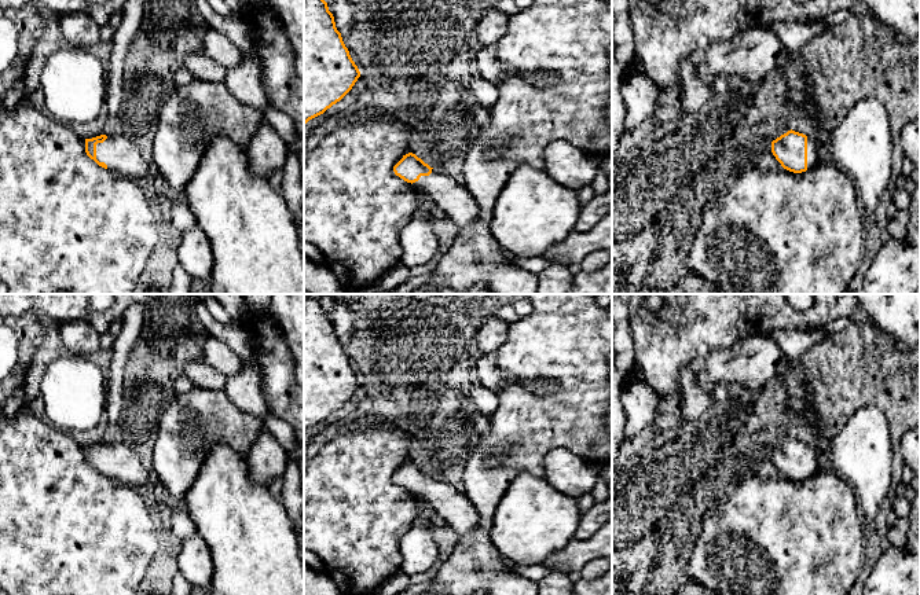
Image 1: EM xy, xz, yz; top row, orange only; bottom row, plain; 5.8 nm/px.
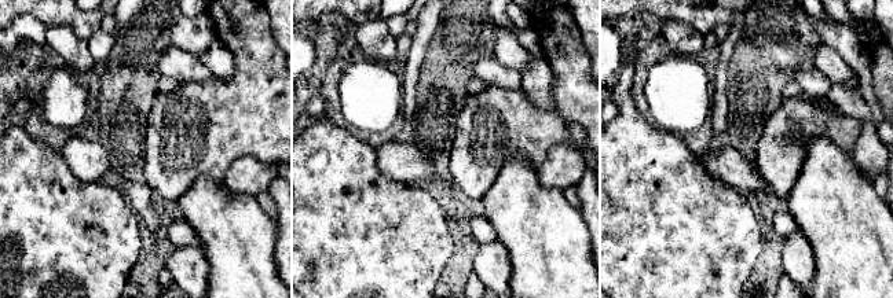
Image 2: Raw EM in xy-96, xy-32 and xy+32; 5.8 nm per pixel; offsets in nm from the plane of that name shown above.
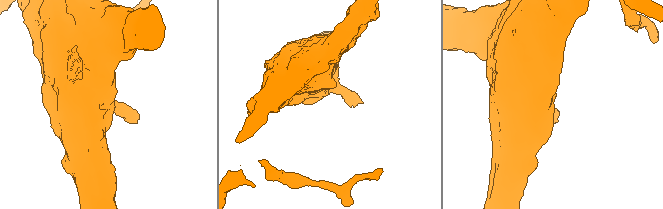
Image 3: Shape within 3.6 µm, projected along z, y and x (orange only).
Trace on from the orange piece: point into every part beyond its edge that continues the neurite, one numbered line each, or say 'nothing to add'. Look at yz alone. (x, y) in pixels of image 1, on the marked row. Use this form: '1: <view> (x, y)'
1: yz (812, 149)

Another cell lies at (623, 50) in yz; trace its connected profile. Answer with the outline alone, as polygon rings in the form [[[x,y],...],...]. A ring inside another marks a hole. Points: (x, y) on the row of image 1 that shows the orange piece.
[[[612,0],[612,157],[623,135],[626,103],[622,95],[624,66],[635,54],[631,32],[631,10],[639,0]]]

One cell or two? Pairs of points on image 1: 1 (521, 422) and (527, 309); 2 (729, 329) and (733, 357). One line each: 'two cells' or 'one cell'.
1: two cells
2: two cells

